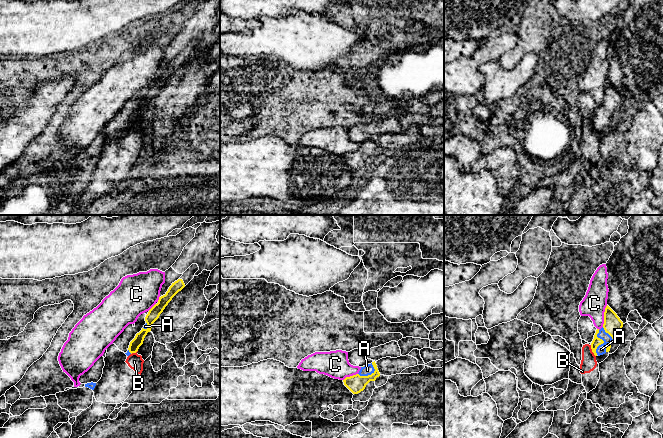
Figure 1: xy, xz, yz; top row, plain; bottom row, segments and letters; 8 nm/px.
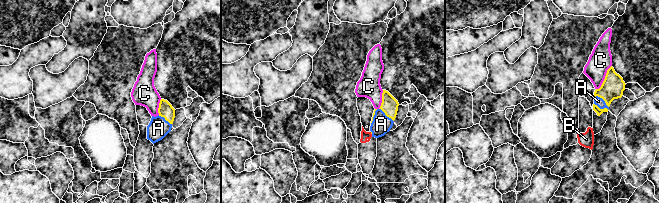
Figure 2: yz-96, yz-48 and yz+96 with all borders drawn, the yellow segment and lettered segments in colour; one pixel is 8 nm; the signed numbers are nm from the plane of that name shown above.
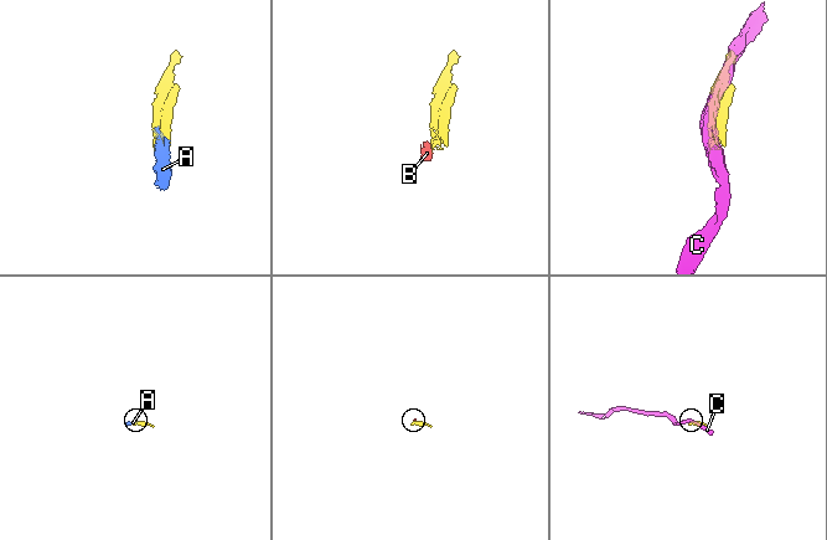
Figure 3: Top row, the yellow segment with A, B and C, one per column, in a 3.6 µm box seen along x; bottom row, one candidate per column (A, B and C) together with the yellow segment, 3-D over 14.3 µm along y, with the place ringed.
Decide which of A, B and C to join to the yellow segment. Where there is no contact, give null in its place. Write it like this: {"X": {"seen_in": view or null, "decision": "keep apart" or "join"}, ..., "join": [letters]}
{"A": {"seen_in": "yz", "decision": "join"}, "B": {"seen_in": "yz", "decision": "keep apart"}, "C": {"seen_in": "yz", "decision": "keep apart"}, "join": ["A"]}

